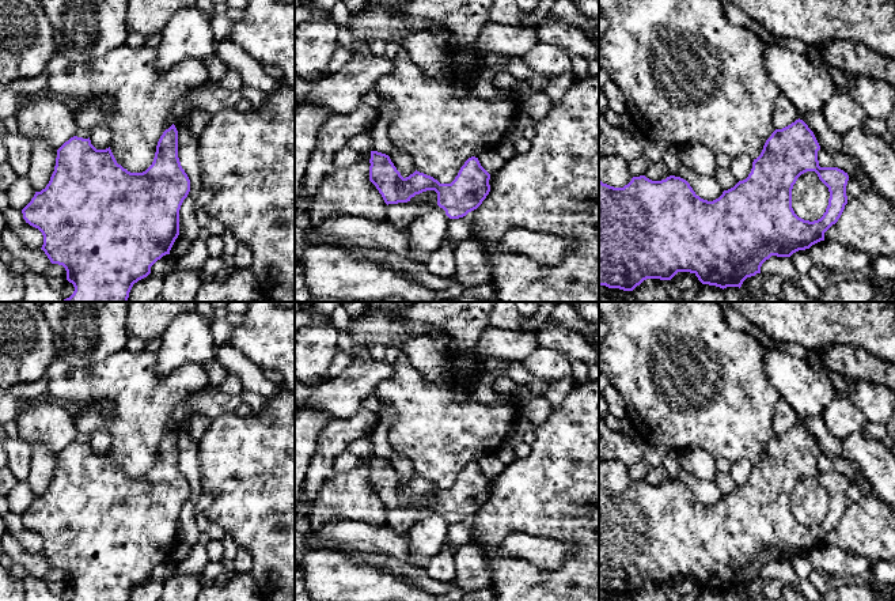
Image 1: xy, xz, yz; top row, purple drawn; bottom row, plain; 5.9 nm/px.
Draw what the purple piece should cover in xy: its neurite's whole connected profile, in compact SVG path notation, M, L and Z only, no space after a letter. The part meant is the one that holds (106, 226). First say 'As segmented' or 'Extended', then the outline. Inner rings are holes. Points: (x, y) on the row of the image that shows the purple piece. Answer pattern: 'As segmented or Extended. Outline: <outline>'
As segmented. Outline: M172 124L160 136L152 165L143 173L130 173L117 163L110 147L96 150L90 137L83 139L73 136L57 150L54 171L49 184L41 192L35 192L31 201L22 209L23 219L30 226L38 228L43 235L42 250L52 264L62 265L67 271L67 280L73 284L73 294L64 302L128 302L129 292L134 283L147 277L151 273L151 267L163 256L170 254L170 250L179 235L179 209L183 200L190 192L190 179L181 166L178 158L178 131Z

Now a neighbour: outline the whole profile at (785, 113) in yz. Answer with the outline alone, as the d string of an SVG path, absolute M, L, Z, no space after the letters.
M780 94L774 102L773 124L775 129L782 129L800 118L800 111L784 95Z

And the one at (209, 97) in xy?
M208 80L198 88L186 92L174 106L170 121L174 124L182 114L191 110L204 110L215 114L220 110L235 107L243 98L239 91L224 90L220 83Z

